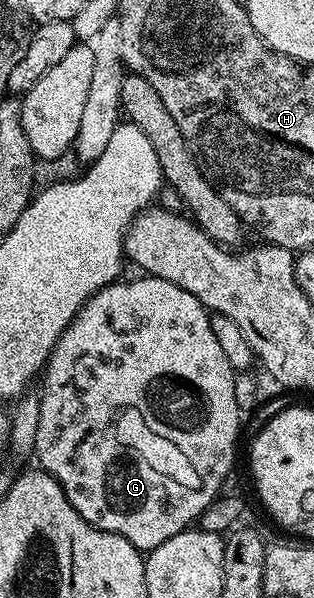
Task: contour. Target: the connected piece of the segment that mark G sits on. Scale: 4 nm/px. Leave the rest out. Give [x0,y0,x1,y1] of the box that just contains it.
[32,276,243,552]

